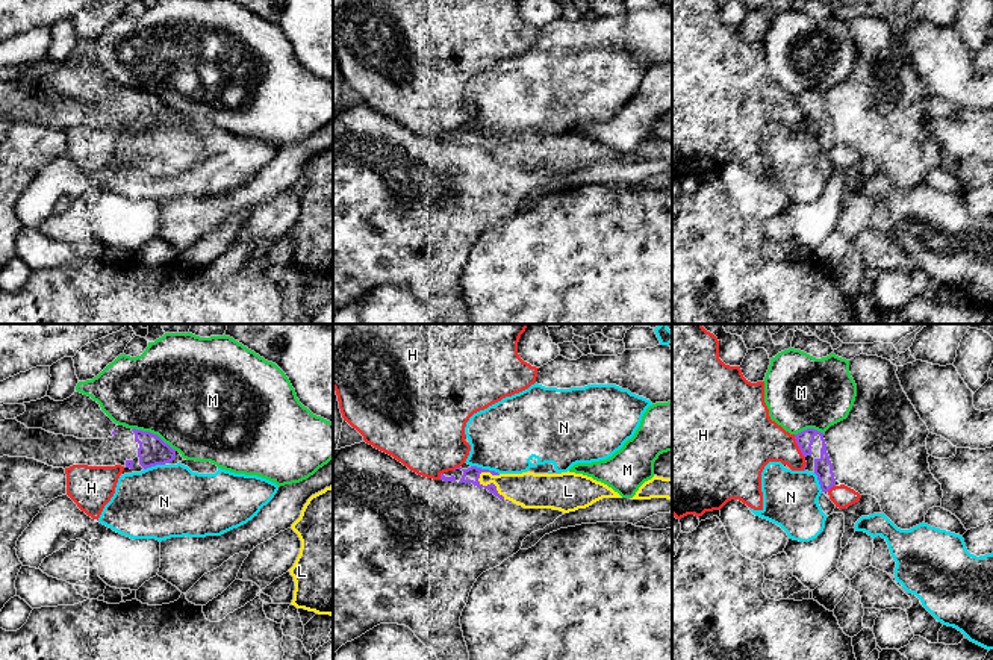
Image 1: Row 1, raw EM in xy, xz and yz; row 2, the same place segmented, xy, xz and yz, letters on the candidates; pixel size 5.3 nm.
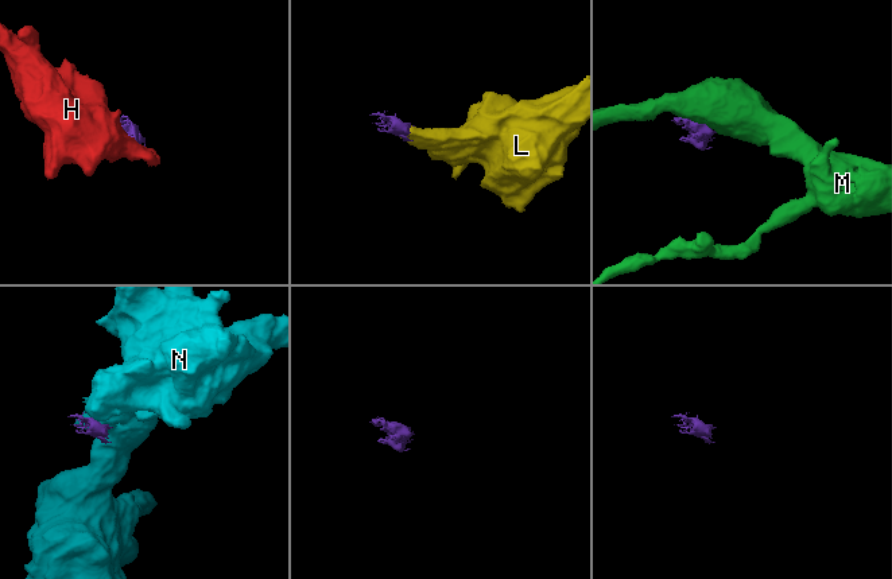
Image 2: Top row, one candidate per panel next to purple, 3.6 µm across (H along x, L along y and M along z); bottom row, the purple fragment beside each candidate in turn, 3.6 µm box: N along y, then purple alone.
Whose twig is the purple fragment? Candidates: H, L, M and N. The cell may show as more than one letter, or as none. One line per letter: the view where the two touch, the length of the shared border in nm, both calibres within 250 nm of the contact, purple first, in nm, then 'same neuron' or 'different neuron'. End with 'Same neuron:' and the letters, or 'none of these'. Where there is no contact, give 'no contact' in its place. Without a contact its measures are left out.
H: yz | 140 nm | 100/300 nm | different neuron
L: xz | 240 nm | 80/190 nm | same neuron
M: xy | 260 nm | 150/500 nm | different neuron
N: xz | 160 nm | 80/360 nm | different neuron
Same neuron: L

